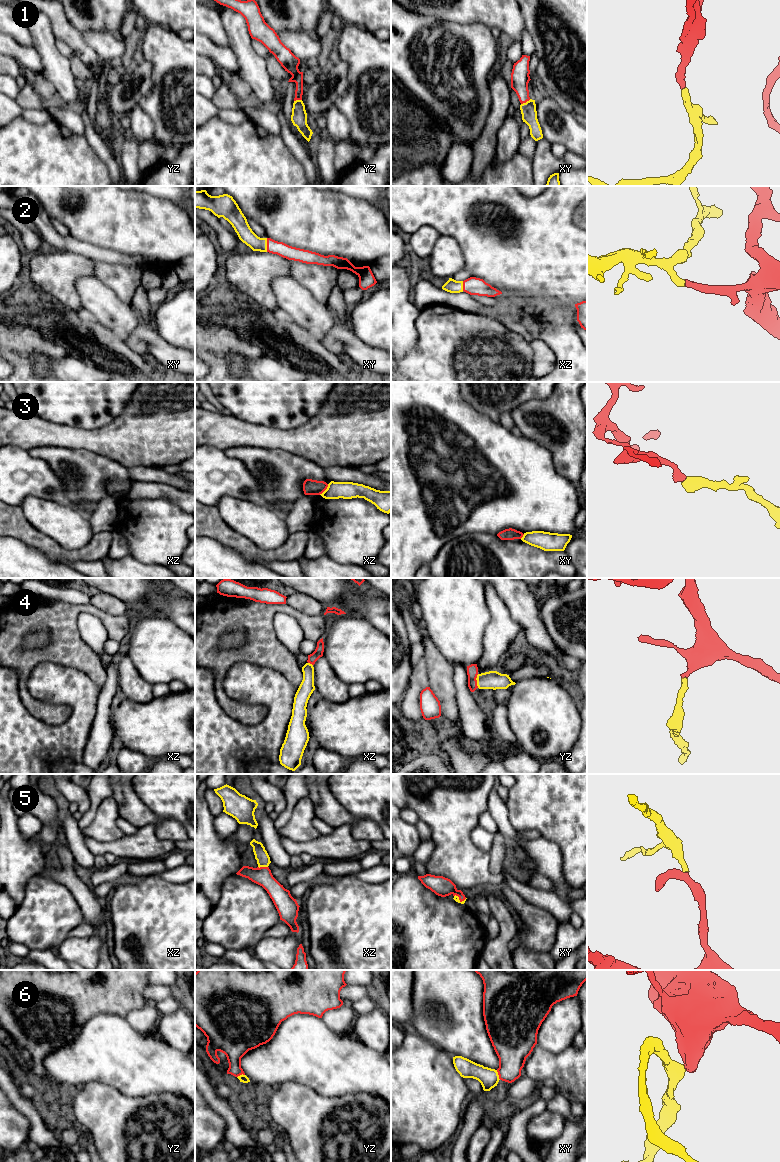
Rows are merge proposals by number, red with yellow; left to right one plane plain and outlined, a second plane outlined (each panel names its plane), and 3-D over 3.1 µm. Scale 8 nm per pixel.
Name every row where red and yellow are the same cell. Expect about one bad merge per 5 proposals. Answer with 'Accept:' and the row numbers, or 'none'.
Accept: 1, 2, 4, 5

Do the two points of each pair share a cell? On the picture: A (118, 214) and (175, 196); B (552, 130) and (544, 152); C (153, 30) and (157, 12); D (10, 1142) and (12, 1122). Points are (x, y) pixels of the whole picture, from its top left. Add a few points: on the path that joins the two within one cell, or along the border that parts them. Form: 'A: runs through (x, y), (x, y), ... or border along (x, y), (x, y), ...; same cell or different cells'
A: border along (153, 196), (167, 199), (184, 209); different cells
B: border along (543, 137), (550, 144); different cells
C: border along (150, 23), (167, 26), (175, 32); different cells
D: runs through (10, 1137), (10, 1127); same cell

